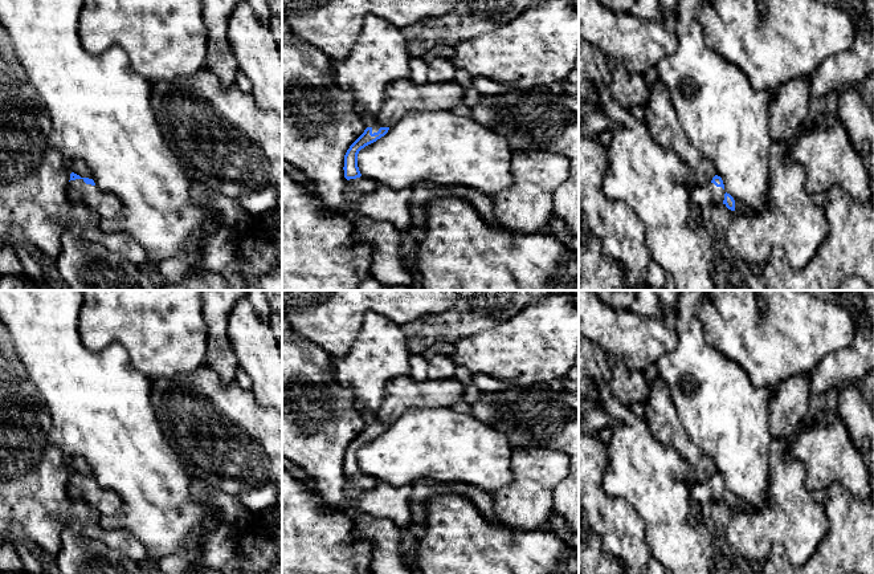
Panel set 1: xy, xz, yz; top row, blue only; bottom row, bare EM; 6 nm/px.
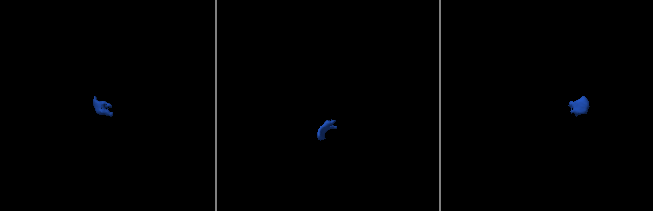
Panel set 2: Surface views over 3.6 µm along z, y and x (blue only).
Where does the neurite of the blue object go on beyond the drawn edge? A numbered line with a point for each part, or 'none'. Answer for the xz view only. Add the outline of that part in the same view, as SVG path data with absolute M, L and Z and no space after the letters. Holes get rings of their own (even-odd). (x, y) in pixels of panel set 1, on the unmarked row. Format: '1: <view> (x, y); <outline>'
1: xz (370, 416); M367 412L367 414L365 414L365 420L367 420L367 424L371 424L371 426L372 426L372 431L373 431L373 430L377 430L379 426L380 426L380 423L376 420L373 412Z
2: xz (355, 485); M364 473L350 476L346 480L344 494L350 498L359 497L375 488L377 483L379 481L376 479L365 476Z

